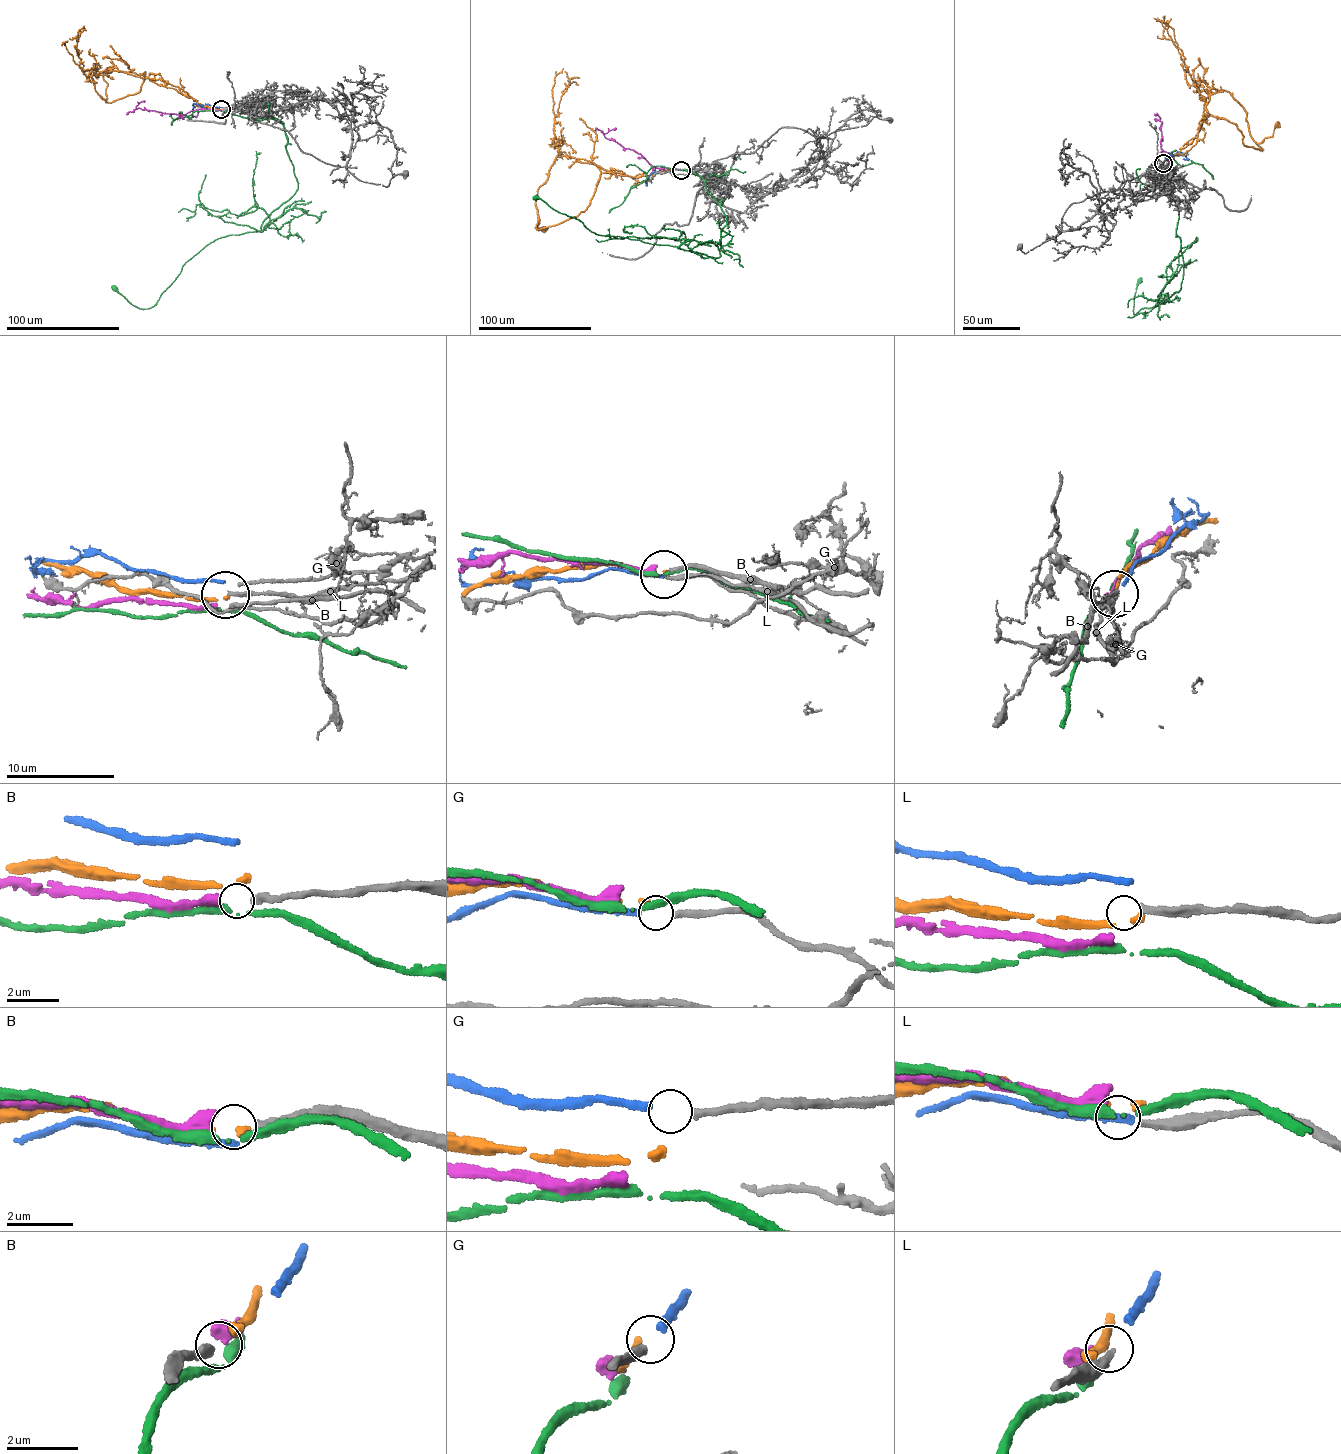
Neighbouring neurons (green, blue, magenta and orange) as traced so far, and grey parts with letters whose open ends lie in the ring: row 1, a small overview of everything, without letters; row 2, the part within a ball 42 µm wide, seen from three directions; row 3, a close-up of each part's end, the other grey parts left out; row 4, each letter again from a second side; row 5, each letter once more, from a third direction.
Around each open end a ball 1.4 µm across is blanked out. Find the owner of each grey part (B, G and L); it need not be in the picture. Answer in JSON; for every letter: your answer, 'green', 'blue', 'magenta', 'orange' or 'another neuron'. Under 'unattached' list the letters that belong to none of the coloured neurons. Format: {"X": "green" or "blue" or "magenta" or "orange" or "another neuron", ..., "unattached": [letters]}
{"B": "magenta", "G": "blue", "L": "another neuron", "unattached": ["L"]}

